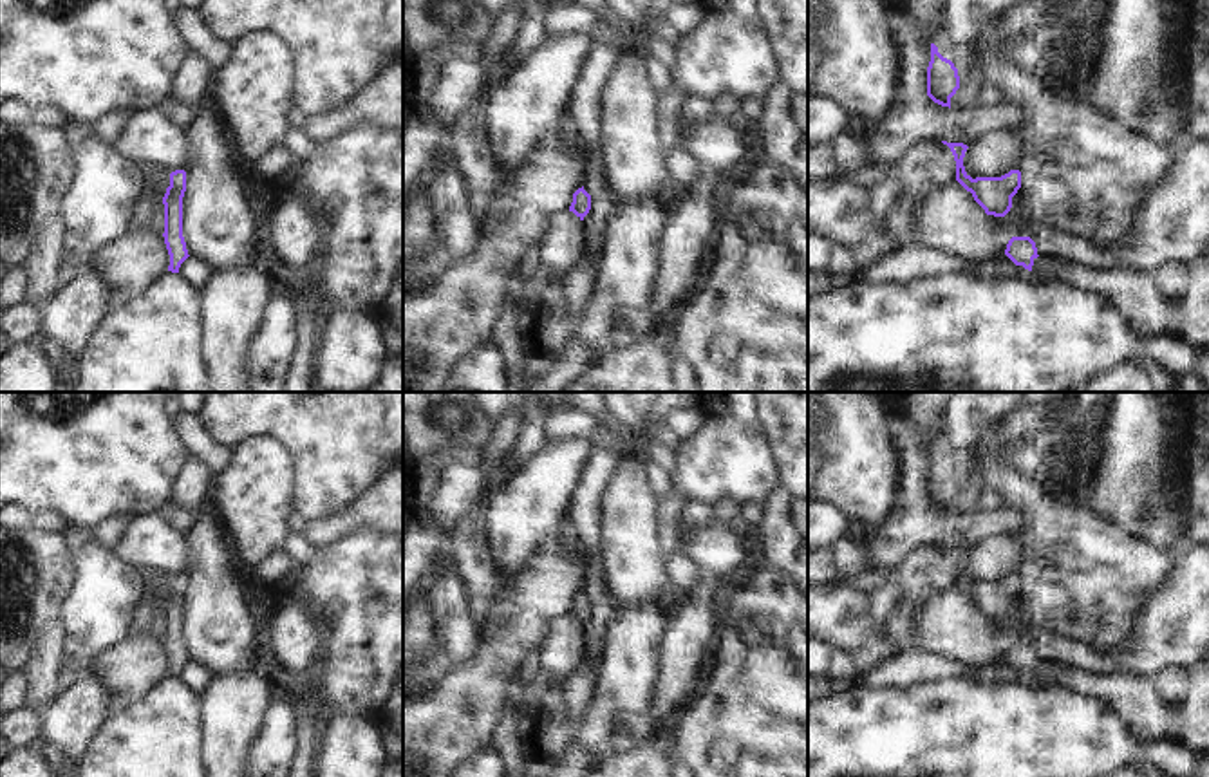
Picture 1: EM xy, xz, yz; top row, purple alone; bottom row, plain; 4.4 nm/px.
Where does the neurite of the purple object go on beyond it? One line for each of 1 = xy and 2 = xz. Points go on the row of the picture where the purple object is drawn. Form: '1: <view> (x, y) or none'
1: none
2: none

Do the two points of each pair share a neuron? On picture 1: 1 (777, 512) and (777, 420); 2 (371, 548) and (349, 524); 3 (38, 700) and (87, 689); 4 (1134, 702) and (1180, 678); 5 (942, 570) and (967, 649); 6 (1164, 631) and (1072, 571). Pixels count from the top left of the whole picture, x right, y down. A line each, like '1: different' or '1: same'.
1: same
2: different
3: different
4: different
5: different
6: different

